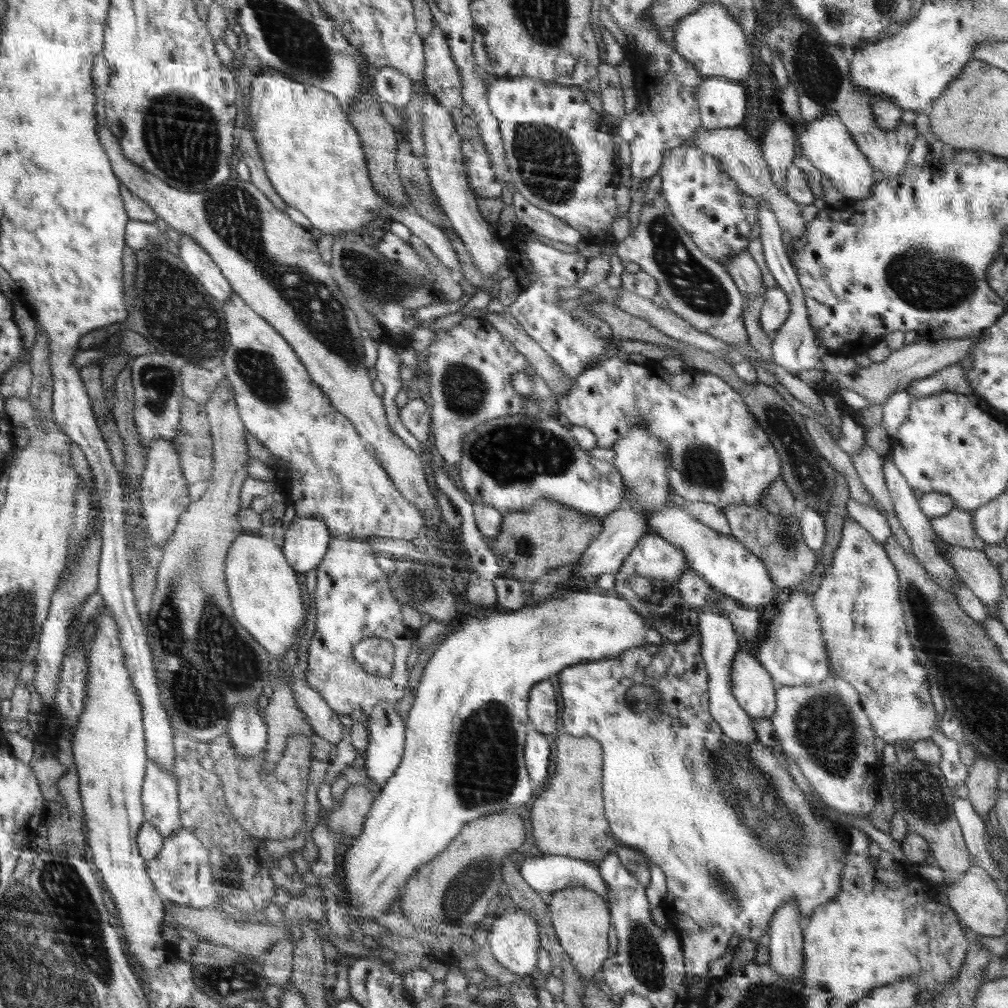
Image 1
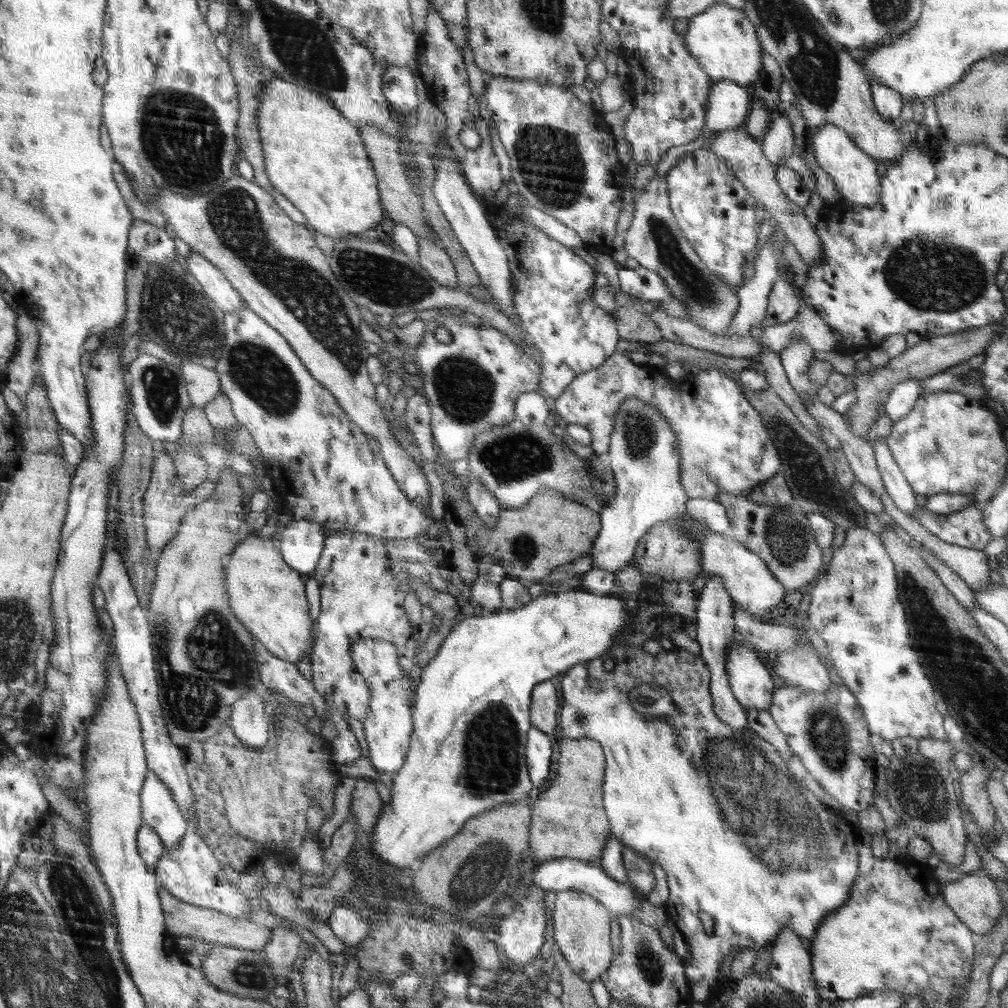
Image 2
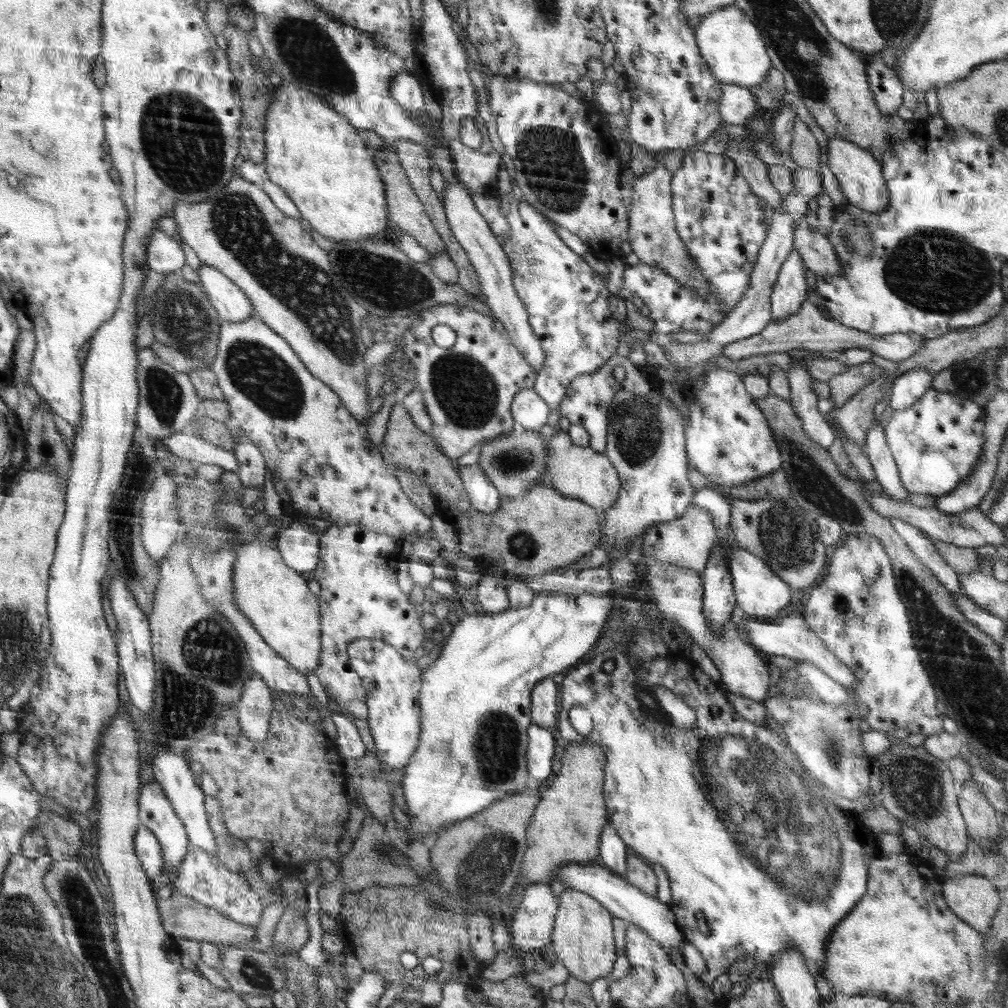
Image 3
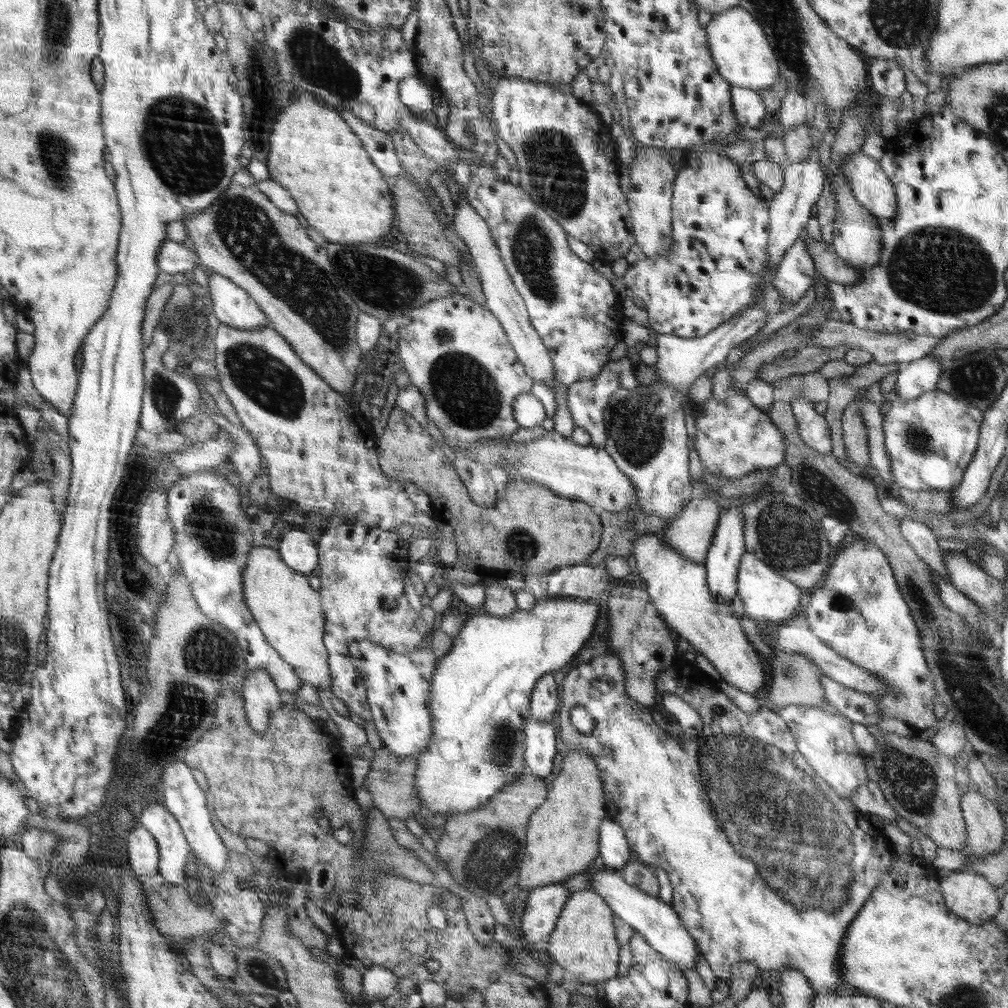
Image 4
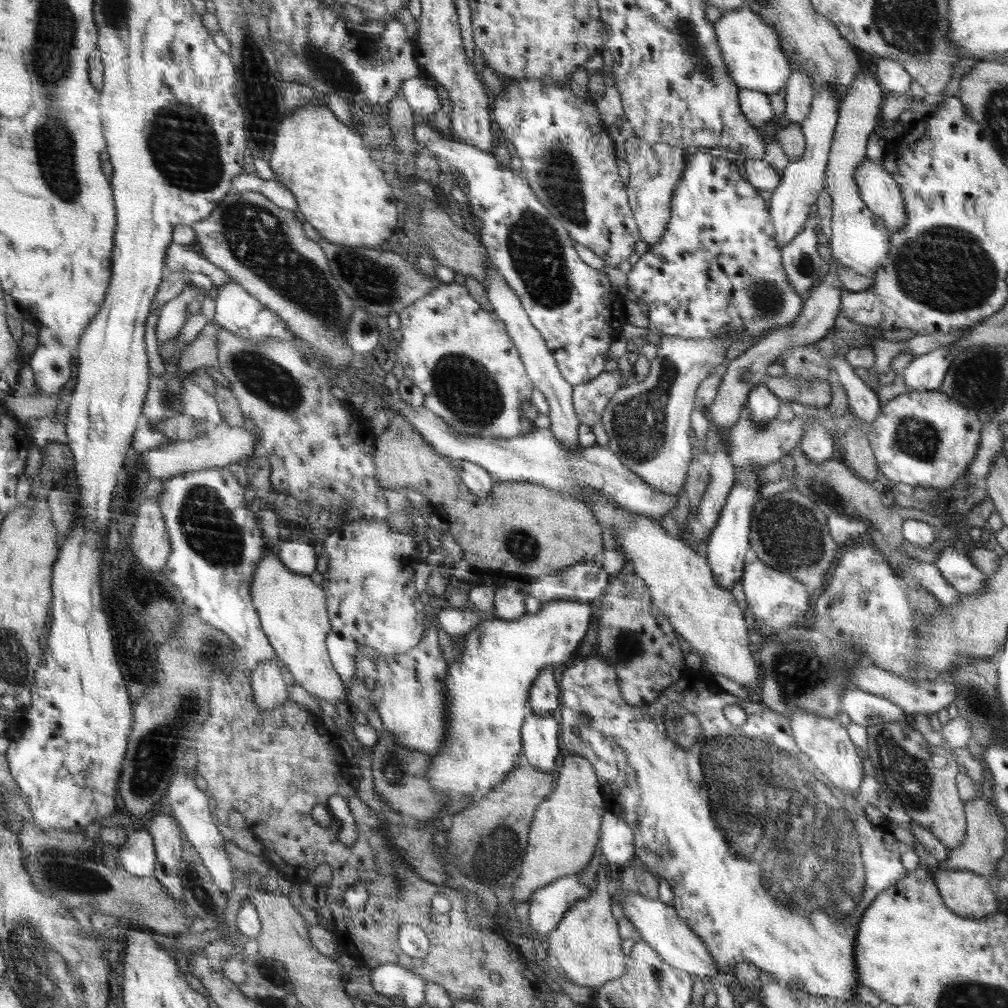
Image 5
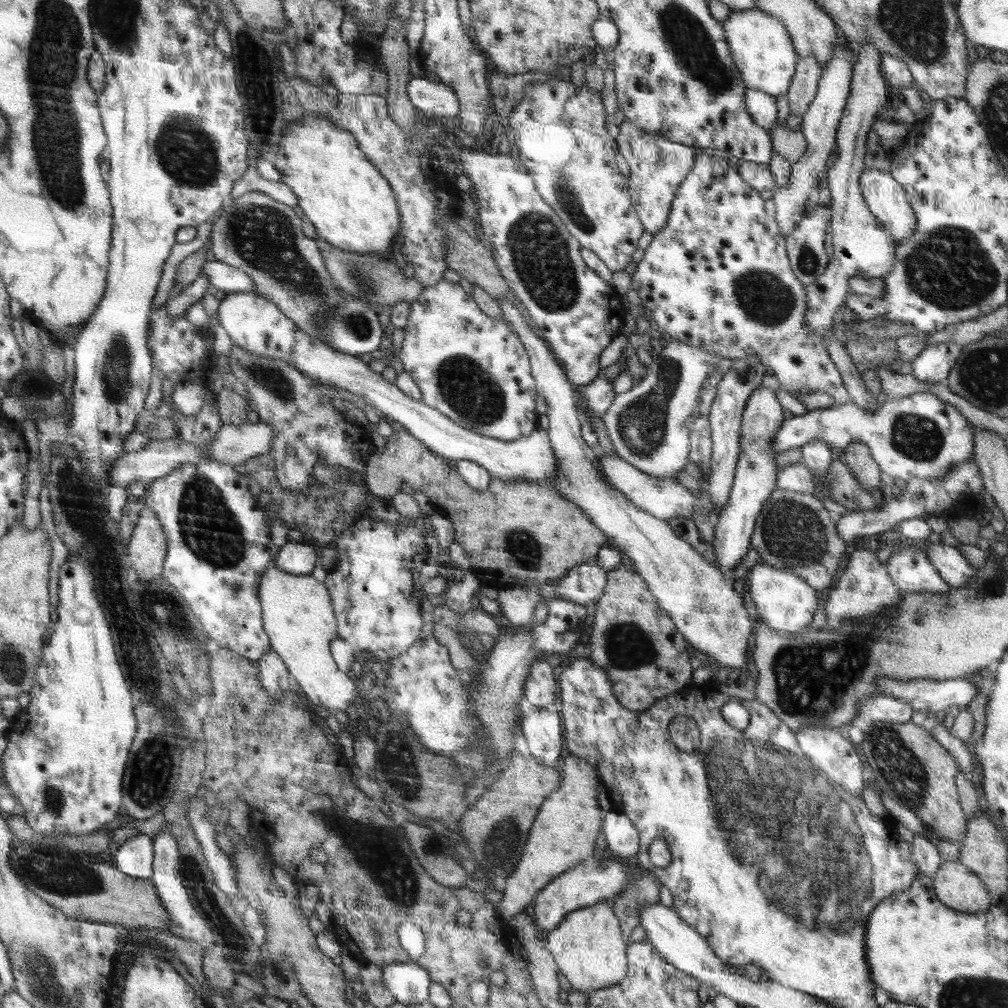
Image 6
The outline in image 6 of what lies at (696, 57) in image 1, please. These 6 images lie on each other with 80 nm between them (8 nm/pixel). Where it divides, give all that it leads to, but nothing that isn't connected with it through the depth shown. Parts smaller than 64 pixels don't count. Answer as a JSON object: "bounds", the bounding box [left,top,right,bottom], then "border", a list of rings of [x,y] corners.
{"bounds":[723,8,798,96],"border":[[[756,8],[733,11],[723,21],[726,41],[730,42],[730,55],[738,62],[746,88],[761,90],[772,96],[785,95],[796,76],[798,61],[793,39],[778,18]]]}

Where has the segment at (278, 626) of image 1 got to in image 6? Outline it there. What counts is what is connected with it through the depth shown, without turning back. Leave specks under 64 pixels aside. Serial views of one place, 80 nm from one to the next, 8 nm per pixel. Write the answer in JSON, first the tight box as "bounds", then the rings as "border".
{"bounds":[261,566,354,712],"border":[[[274,566],[261,574],[261,611],[264,629],[273,651],[286,663],[291,678],[295,678],[308,699],[335,712],[346,710],[354,700],[352,680],[340,672],[330,652],[330,642],[336,638],[337,622],[328,589],[310,575],[293,575]]]}

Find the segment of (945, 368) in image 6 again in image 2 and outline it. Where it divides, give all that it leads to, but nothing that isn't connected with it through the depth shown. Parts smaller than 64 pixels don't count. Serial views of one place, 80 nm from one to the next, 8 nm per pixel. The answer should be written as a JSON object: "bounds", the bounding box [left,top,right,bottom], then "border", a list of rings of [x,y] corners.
{"bounds":[884,378,922,423],"border":[[[910,378],[896,385],[884,404],[885,414],[892,423],[900,421],[914,408],[916,400],[922,396],[922,378]]]}

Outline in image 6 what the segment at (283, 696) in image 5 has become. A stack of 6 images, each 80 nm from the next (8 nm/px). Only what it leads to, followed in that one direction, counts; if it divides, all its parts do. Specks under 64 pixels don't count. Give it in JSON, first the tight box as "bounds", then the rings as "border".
{"bounds":[256,647,291,700],"border":[[[272,647],[256,662],[260,672],[261,686],[275,700],[280,700],[291,689],[291,676],[286,663],[276,654]]]}

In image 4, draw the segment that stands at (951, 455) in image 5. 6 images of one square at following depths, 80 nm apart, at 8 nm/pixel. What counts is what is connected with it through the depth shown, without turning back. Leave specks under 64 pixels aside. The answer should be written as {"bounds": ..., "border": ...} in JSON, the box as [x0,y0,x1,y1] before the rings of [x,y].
{"bounds":[882,389,983,490],"border":[[[939,389],[912,401],[893,398],[888,413],[882,415],[882,434],[895,488],[954,490],[978,449],[983,414]]]}

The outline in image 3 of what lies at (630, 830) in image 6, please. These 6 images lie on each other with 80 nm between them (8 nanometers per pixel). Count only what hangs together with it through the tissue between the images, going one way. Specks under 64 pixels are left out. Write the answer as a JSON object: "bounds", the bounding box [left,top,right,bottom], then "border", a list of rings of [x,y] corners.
{"bounds":[601,826,628,878],"border":[[[605,826],[601,832],[601,866],[612,870],[616,875],[624,878],[628,870],[627,844],[620,837],[614,826]]]}

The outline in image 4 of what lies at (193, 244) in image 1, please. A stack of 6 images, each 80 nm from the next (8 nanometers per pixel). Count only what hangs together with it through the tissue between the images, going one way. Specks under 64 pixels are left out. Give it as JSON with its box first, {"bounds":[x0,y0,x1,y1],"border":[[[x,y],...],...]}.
{"bounds":[207,272,269,330],"border":[[[217,272],[207,275],[212,310],[220,324],[244,330],[269,327],[264,311],[247,290]]]}

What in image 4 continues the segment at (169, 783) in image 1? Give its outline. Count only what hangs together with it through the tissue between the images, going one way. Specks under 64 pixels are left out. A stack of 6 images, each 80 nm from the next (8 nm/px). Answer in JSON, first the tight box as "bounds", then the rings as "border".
{"bounds":[139,802,192,886],"border":[[[148,802],[142,808],[139,824],[157,839],[160,850],[158,876],[172,886],[183,884],[192,848],[176,816],[164,803]]]}

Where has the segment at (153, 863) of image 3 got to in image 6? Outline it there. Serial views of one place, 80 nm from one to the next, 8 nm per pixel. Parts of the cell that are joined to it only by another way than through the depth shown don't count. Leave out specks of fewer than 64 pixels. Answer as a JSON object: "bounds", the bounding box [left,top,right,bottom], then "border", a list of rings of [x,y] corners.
{"bounds":[112,833,152,879],"border":[[[143,833],[130,837],[112,850],[114,862],[122,874],[130,878],[150,879],[152,876],[152,840]]]}

